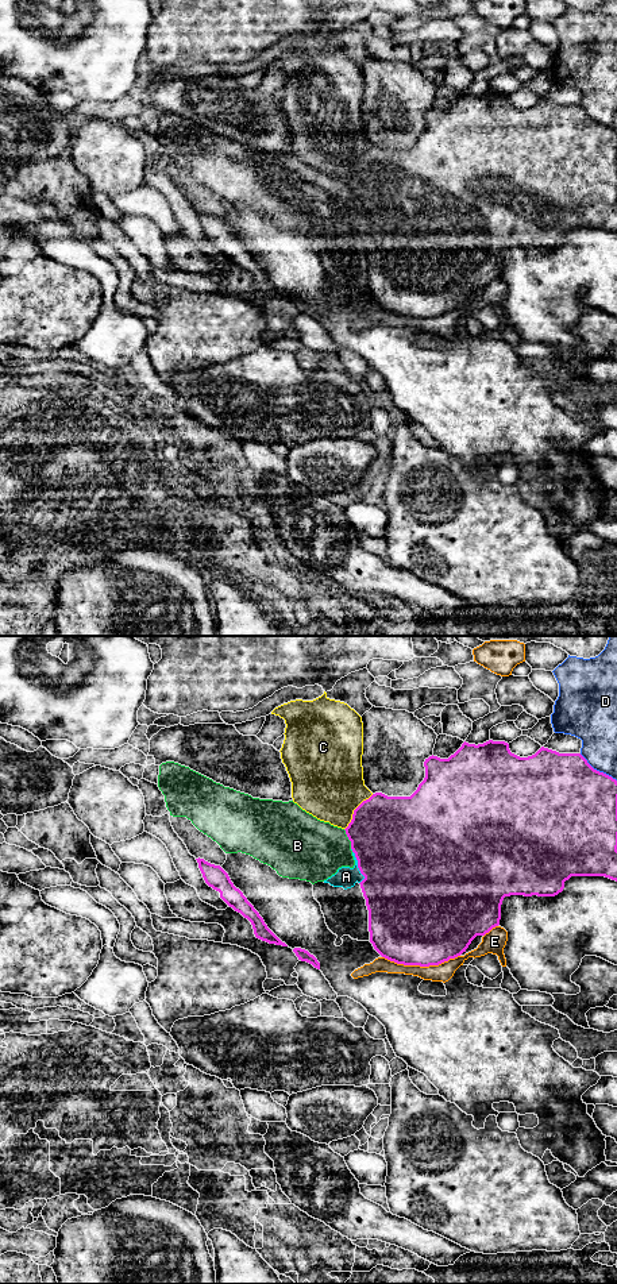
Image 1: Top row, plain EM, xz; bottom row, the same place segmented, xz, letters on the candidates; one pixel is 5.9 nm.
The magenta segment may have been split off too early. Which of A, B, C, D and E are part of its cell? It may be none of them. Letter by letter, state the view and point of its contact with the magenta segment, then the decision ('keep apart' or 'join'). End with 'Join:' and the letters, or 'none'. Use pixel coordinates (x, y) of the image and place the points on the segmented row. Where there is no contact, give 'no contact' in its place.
A: meets magenta in xz at (358, 866); keep apart
B: meets magenta in xz at (349, 839); keep apart
C: meets magenta in xz at (354, 810); keep apart
D: meets magenta in xz at (598, 771); keep apart
E: meets magenta in xz at (420, 966); keep apart
Join: none

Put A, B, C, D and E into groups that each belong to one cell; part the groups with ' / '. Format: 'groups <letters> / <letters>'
groups A B / C / D / E

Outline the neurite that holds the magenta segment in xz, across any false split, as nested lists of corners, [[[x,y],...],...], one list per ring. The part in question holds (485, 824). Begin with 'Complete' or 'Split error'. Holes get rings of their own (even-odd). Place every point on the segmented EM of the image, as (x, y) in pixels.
Complete. [[[489,740],[478,745],[464,741],[448,759],[429,756],[424,767],[425,778],[410,797],[375,793],[354,810],[344,829],[365,876],[359,884],[369,910],[370,942],[382,957],[404,965],[439,965],[460,956],[477,936],[485,936],[500,925],[505,897],[555,897],[571,876],[605,876],[617,882],[617,780],[594,770],[581,753],[559,753],[541,747],[535,755],[520,757],[510,752],[505,741]]]

